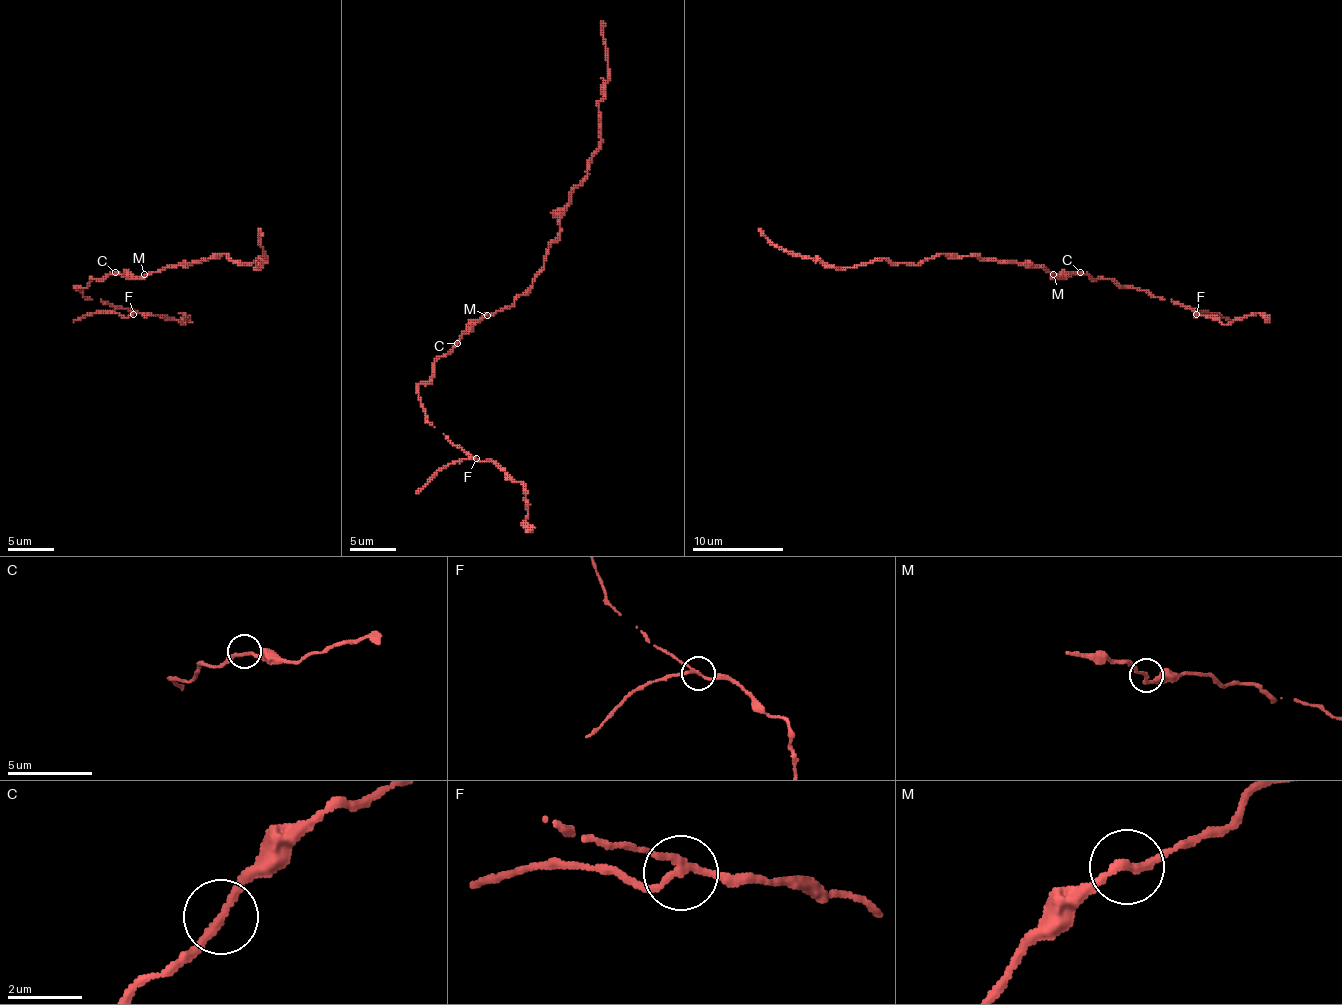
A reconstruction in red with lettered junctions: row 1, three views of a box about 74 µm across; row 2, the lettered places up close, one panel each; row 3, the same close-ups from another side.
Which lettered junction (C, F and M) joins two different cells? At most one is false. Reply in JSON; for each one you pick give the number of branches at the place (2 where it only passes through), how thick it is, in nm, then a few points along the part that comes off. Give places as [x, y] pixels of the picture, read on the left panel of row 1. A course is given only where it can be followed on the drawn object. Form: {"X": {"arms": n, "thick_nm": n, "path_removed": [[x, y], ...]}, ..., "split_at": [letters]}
{"F": {"arms": 3, "thick_nm": 160, "path_removed": [[133, 313], [121, 318], [117, 313], [87, 313], [74, 322]]}, "split_at": ["F"]}

